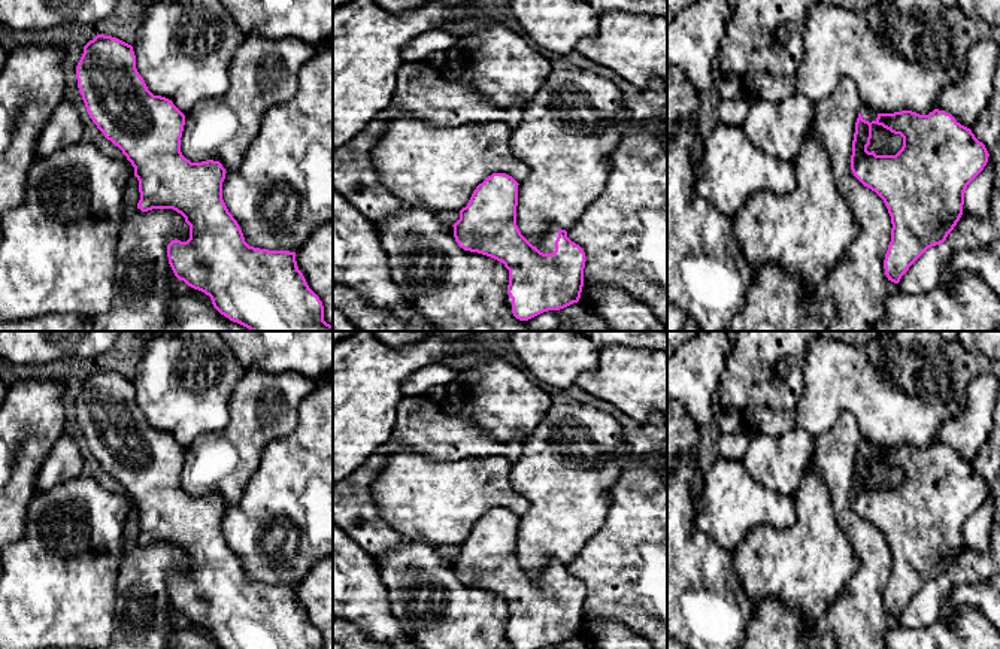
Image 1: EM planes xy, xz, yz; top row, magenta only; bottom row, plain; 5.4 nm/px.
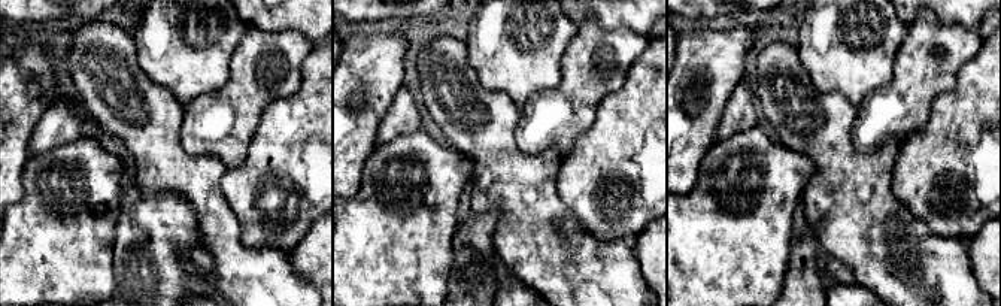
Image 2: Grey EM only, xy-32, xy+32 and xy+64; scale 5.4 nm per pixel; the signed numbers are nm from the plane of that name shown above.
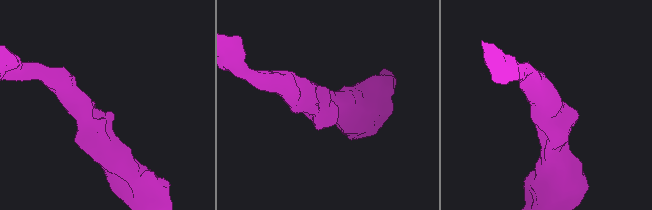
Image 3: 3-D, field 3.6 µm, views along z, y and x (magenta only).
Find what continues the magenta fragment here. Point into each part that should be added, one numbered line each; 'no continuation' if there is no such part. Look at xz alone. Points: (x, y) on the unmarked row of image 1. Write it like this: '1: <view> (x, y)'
1: xz (547, 579)

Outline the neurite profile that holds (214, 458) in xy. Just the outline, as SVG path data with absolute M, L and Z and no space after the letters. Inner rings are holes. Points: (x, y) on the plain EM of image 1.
M258 366L246 367L245 374L236 385L228 400L228 422L219 433L201 436L200 443L193 449L185 449L185 460L181 471L181 486L191 497L216 492L225 506L240 500L245 486L261 463L263 451L273 440L294 431L299 421L299 406L316 388L316 382L296 373L269 373Z

